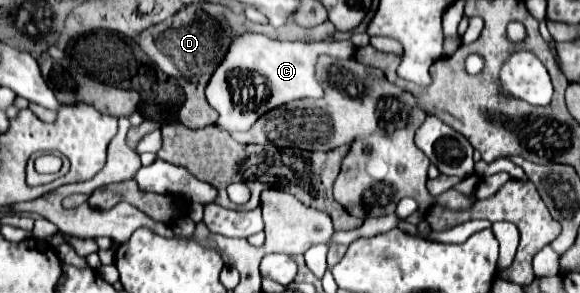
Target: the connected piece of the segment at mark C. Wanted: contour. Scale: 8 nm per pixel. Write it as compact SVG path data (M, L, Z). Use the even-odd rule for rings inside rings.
M245 33L245 35L241 35L241 37L237 37L235 41L233 41L233 45L229 47L229 53L225 55L225 59L223 59L223 63L217 67L217 71L213 73L213 77L211 77L211 81L209 81L209 85L207 85L207 101L209 101L209 105L219 113L219 119L217 119L217 127L221 129L221 131L227 131L227 133L235 133L235 131L249 131L251 127L253 127L253 123L257 121L257 117L259 115L265 115L267 111L271 111L272 109L285 105L285 103L296 100L296 99L303 99L306 97L311 97L317 99L317 97L321 97L321 87L319 87L319 81L317 81L317 77L315 77L315 63L317 63L317 57L321 54L328 54L333 57L337 57L339 59L348 59L353 57L356 53L356 47L353 46L353 43L350 40L345 41L323 41L323 42L316 42L313 45L307 45L307 43L299 43L299 41L273 41L273 39L267 39L265 35L255 35L255 33ZM253 73L259 73L261 77L265 77L265 83L271 87L271 95L269 95L269 99L267 101L263 101L263 99L255 99L253 95L251 95L251 75Z

